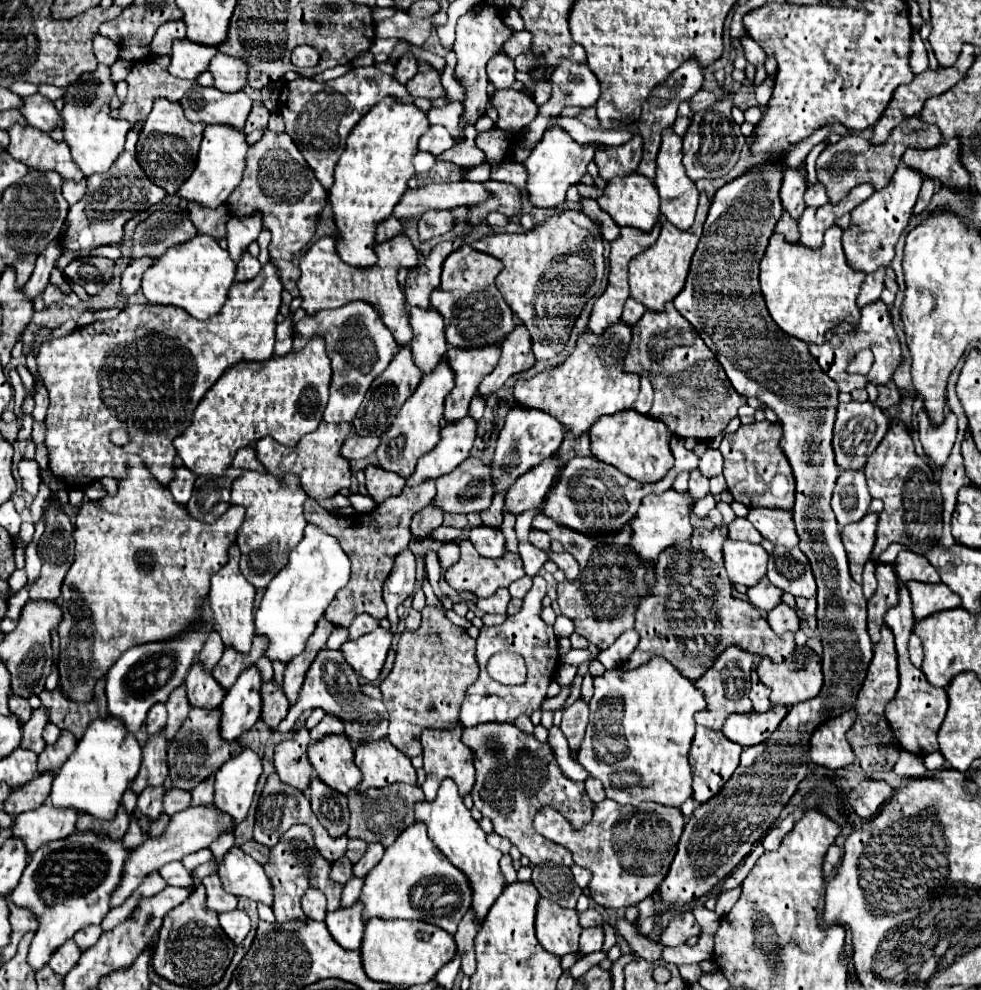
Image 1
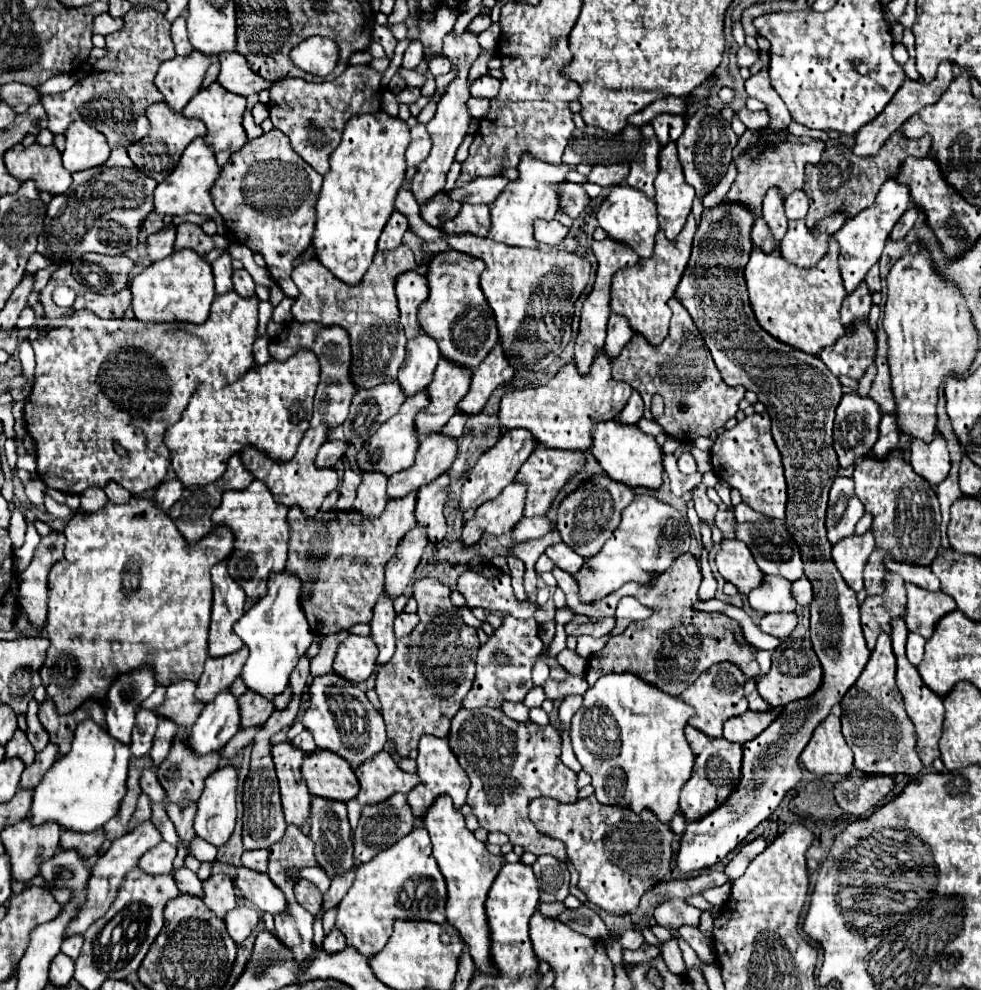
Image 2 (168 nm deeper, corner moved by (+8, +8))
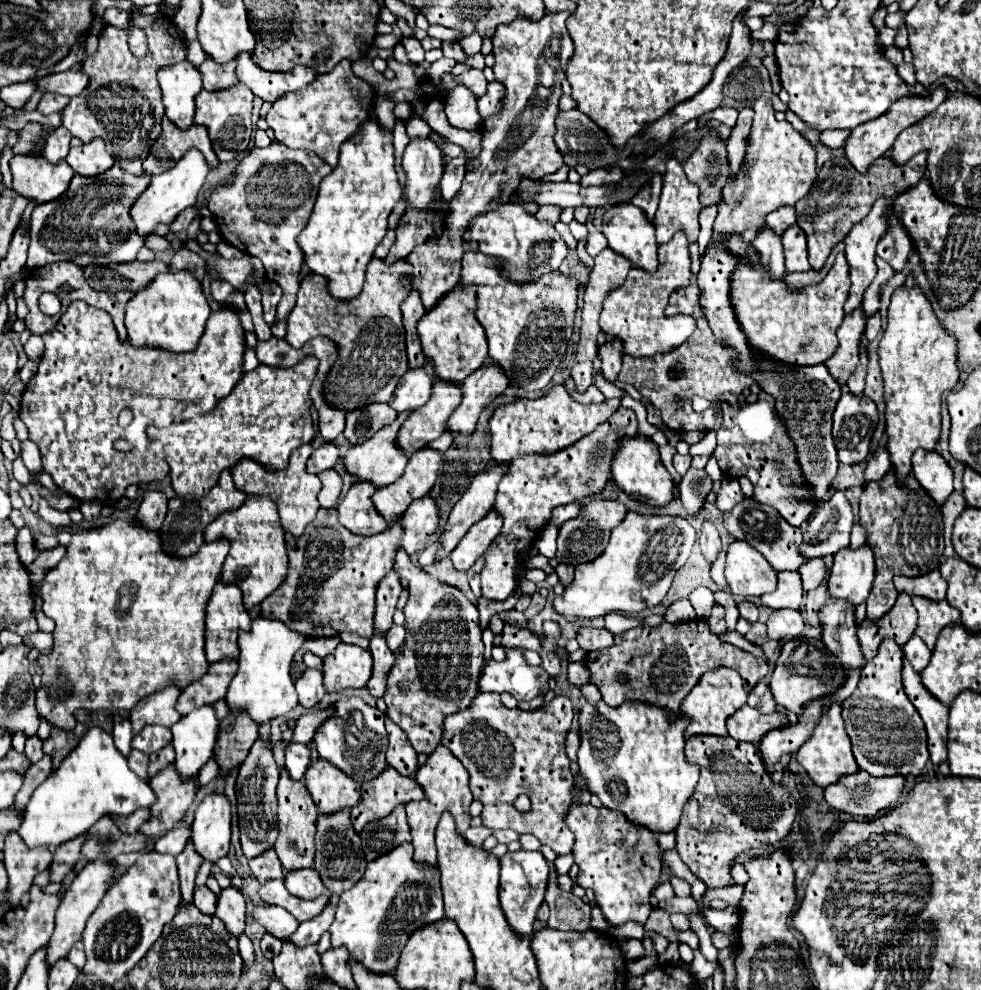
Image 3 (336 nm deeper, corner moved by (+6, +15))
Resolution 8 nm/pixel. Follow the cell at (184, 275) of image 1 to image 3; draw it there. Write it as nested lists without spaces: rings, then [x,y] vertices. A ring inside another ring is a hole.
[[[165,272],[157,276],[149,288],[137,292],[125,306],[125,328],[133,346],[149,346],[181,354],[197,348],[209,314],[211,308],[203,288],[191,272]]]

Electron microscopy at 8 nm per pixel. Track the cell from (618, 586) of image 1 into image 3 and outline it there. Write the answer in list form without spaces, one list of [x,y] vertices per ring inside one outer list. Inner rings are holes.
[[[581,628],[577,642],[585,652],[593,652],[593,650],[609,648],[613,644],[613,634],[605,628]]]

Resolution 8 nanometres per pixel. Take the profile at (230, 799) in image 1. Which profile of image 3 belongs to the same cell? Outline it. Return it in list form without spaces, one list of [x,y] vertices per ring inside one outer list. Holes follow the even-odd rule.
[[[223,794],[207,796],[195,810],[191,842],[195,852],[215,864],[229,852],[231,838],[231,806]]]

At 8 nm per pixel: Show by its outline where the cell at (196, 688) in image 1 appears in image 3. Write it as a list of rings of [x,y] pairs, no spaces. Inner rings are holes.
[[[165,688],[141,700],[141,704],[137,704],[127,716],[133,728],[133,736],[141,732],[141,728],[147,724],[161,724],[171,728],[181,718],[179,712],[175,710],[175,702],[179,694],[181,694],[179,688]]]

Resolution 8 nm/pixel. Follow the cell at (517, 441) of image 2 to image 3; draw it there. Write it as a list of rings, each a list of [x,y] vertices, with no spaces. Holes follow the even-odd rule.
[[[489,468],[473,478],[471,486],[465,490],[447,518],[441,534],[441,550],[435,554],[435,562],[447,558],[469,528],[487,516],[487,512],[493,508],[501,474],[505,474],[505,468]]]

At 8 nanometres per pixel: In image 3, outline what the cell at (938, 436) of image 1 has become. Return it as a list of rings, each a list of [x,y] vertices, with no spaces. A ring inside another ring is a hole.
[[[915,452],[913,476],[937,506],[943,506],[953,492],[953,470],[937,452]]]

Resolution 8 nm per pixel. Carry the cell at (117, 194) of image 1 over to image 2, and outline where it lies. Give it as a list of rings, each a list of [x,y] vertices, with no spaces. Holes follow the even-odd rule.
[[[123,147],[113,149],[103,165],[73,173],[71,189],[55,195],[47,205],[47,223],[39,235],[37,251],[59,263],[81,259],[89,251],[117,255],[133,249],[137,245],[139,223],[153,209],[155,187],[157,181],[139,171]]]

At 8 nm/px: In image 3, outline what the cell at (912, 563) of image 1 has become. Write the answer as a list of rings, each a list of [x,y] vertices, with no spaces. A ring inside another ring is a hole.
[[[933,570],[917,578],[897,576],[893,582],[895,582],[897,592],[907,592],[909,596],[923,596],[927,600],[945,600],[947,582],[941,578],[939,570]]]

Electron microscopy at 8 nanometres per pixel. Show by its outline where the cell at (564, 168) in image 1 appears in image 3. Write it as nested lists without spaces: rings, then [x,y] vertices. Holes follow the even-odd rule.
[[[509,202],[497,206],[497,210],[487,212],[485,216],[477,216],[477,220],[473,220],[473,228],[465,234],[465,240],[475,240],[479,244],[479,252],[499,262],[503,278],[517,284],[537,282],[541,276],[559,270],[569,252],[563,238],[551,224],[537,222],[535,216],[529,216],[529,212]]]

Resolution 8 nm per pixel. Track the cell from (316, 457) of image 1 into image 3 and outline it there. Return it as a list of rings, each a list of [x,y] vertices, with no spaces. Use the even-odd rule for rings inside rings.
[[[301,446],[301,448],[293,450],[291,458],[289,458],[289,466],[281,472],[265,472],[265,468],[261,468],[253,460],[241,460],[241,464],[237,464],[237,468],[231,470],[235,488],[245,492],[247,496],[269,496],[279,508],[283,530],[297,538],[313,522],[313,518],[319,510],[317,492],[321,490],[321,482],[315,474],[305,472],[305,462],[311,456],[311,452],[313,452],[313,446]]]

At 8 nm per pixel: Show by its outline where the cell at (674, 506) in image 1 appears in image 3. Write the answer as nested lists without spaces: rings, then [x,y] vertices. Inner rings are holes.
[[[627,512],[625,520],[611,532],[605,552],[589,564],[575,566],[575,578],[571,586],[567,586],[565,592],[553,600],[555,612],[565,616],[569,622],[575,622],[593,620],[611,612],[631,616],[645,608],[657,606],[665,598],[675,572],[687,562],[695,538],[697,536],[689,520],[673,516],[647,518]],[[599,574],[607,576],[609,584],[591,584]]]

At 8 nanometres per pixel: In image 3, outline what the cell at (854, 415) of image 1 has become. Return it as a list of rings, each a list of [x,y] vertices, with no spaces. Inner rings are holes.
[[[849,392],[839,398],[833,412],[833,440],[841,464],[859,464],[869,456],[877,420],[873,400]]]

